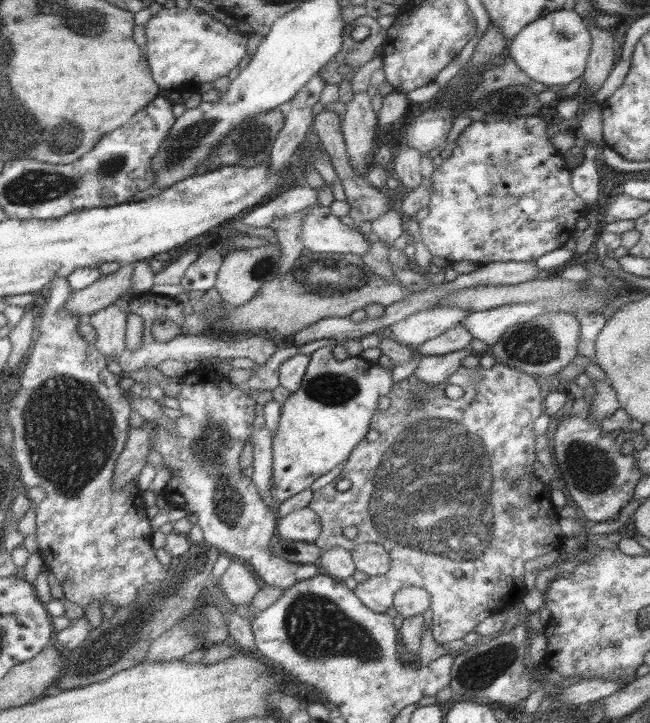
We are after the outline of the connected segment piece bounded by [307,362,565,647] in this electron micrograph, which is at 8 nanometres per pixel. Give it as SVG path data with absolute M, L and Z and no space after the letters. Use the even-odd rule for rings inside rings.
M495 362L490 368L482 368L479 365L473 367L464 367L461 365L451 376L442 380L439 384L430 387L421 387L420 382L412 375L404 378L402 381L393 383L389 391L390 405L385 411L375 411L370 418L369 428L377 430L378 438L372 442L367 442L364 438L360 440L351 450L349 457L342 464L341 472L330 484L312 492L311 500L307 508L319 518L321 524L321 533L313 542L321 551L328 548L339 547L343 550L351 551L359 543L375 543L382 545L390 556L390 567L385 574L370 576L367 580L357 583L352 592L357 599L369 610L376 613L384 613L391 606L391 601L395 592L399 589L409 586L415 586L425 590L431 596L430 609L432 610L430 623L433 640L439 647L455 646L468 632L472 632L475 626L489 615L497 615L503 610L511 610L513 605L520 602L520 599L527 593L523 584L523 563L526 560L533 560L537 556L543 556L547 553L556 554L564 544L564 536L558 524L558 514L553 509L550 502L550 492L546 486L541 483L539 478L535 477L532 468L535 455L533 442L535 442L536 433L533 430L533 420L543 413L542 395L539 394L539 385L537 377L526 375L523 371L507 367L501 363ZM455 384L463 390L463 395L457 399L448 398L445 395L445 386ZM420 389L422 404L410 406L413 392ZM346 479L351 482L350 487L345 492L335 490L335 485L339 480ZM348 526L357 529L357 535L353 540L343 536L343 529Z

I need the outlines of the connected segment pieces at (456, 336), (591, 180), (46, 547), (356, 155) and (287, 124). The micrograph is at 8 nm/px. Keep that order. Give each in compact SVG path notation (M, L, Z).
M463 324L452 326L449 330L422 342L413 349L422 355L442 355L465 348L471 342L472 336Z
M585 143L582 147L584 159L570 172L571 188L586 205L596 204L599 198L599 174L595 169L593 158L601 152L602 147L593 143Z
M66 277L55 278L49 284L49 297L45 301L45 305L38 309L37 317L37 336L32 342L31 350L27 354L24 361L23 372L18 376L17 388L13 391L9 399L9 408L7 408L8 425L12 432L12 450L11 458L15 458L17 466L19 466L20 485L23 485L25 490L30 487L41 487L45 493L45 498L34 505L35 508L35 523L37 529L34 535L37 540L38 554L42 558L43 568L52 572L53 576L59 582L65 600L85 609L93 601L99 602L102 605L104 602L109 602L113 605L113 610L117 610L119 606L129 606L135 598L140 586L160 581L168 573L166 566L161 565L155 558L155 549L151 547L151 526L149 526L149 518L146 518L146 506L142 499L143 493L136 486L123 486L119 492L111 492L111 483L113 483L113 467L115 461L119 457L119 453L123 451L126 441L126 436L129 430L129 412L131 412L130 404L126 399L124 392L121 390L119 381L127 374L112 374L105 369L105 355L101 354L95 346L83 340L76 331L79 316L73 316L70 312L62 310L62 304L69 298L73 292L69 286Z
M365 91L353 94L351 101L345 104L340 127L348 163L360 177L365 176L364 178L372 165L367 163L367 156L373 148L378 131L377 115L369 104L370 98Z
M316 74L288 103L284 125L269 149L267 161L272 170L280 170L282 166L286 166L291 156L297 153L300 144L303 144L305 133L314 118L311 114L313 104L322 101L323 87L322 78Z

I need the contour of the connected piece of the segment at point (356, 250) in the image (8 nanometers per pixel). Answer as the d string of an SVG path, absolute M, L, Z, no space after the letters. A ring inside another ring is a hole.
M315 206L301 218L301 238L307 252L349 254L362 258L369 250L370 242L366 236L359 233L357 227L351 228L340 222L328 206Z

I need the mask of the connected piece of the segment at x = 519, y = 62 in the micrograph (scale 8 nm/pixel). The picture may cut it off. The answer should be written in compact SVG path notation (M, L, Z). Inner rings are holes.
M557 10L533 20L508 44L509 57L530 78L551 86L567 85L583 74L591 42L582 19L573 10Z

